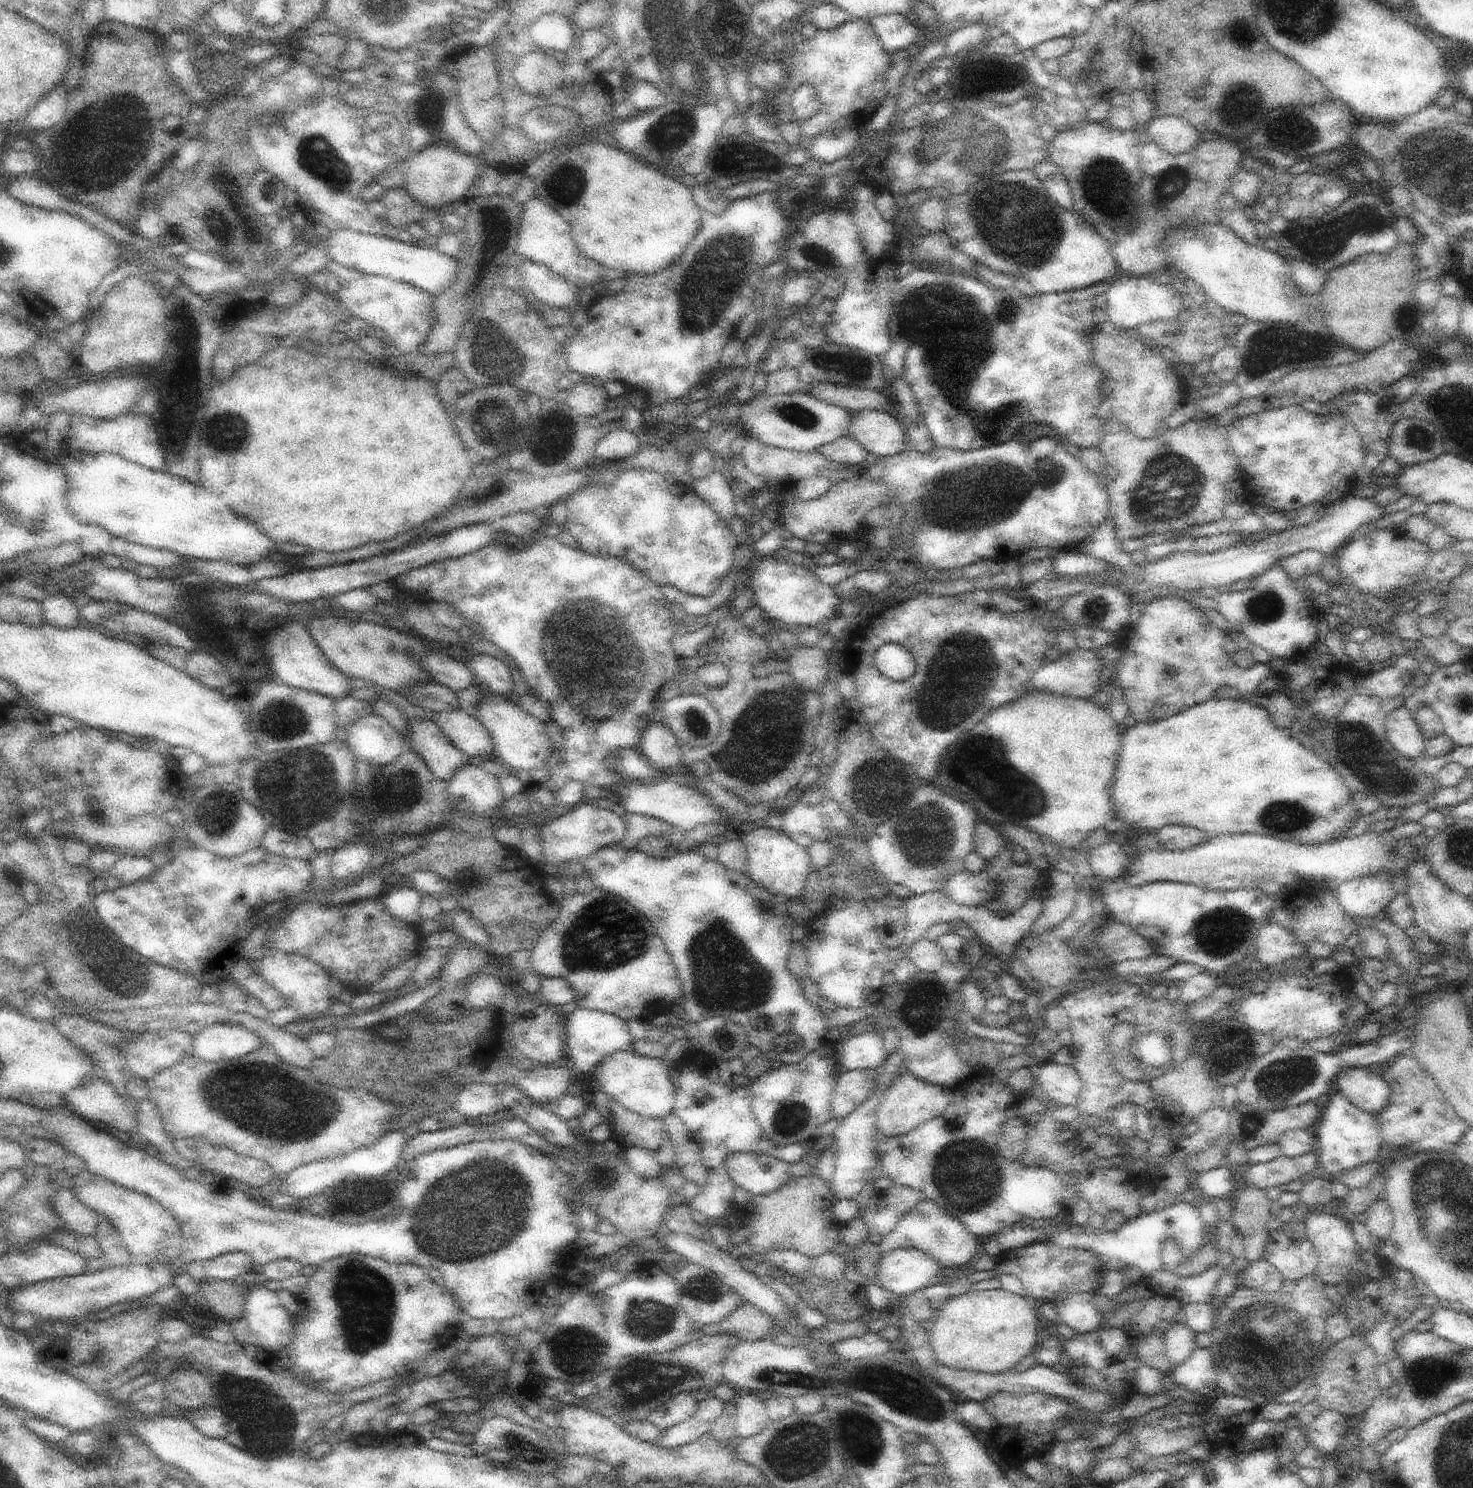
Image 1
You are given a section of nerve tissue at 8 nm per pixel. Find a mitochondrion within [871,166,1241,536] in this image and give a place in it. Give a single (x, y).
(961, 498)

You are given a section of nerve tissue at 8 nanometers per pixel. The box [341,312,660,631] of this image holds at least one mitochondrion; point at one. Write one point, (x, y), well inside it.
(496, 422)

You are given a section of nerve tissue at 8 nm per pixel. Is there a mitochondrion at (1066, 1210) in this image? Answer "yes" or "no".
no

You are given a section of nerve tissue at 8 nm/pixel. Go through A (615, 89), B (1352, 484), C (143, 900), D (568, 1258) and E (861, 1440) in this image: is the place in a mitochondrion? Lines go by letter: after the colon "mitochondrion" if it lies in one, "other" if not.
A: other
B: other
C: other
D: other
E: mitochondrion

